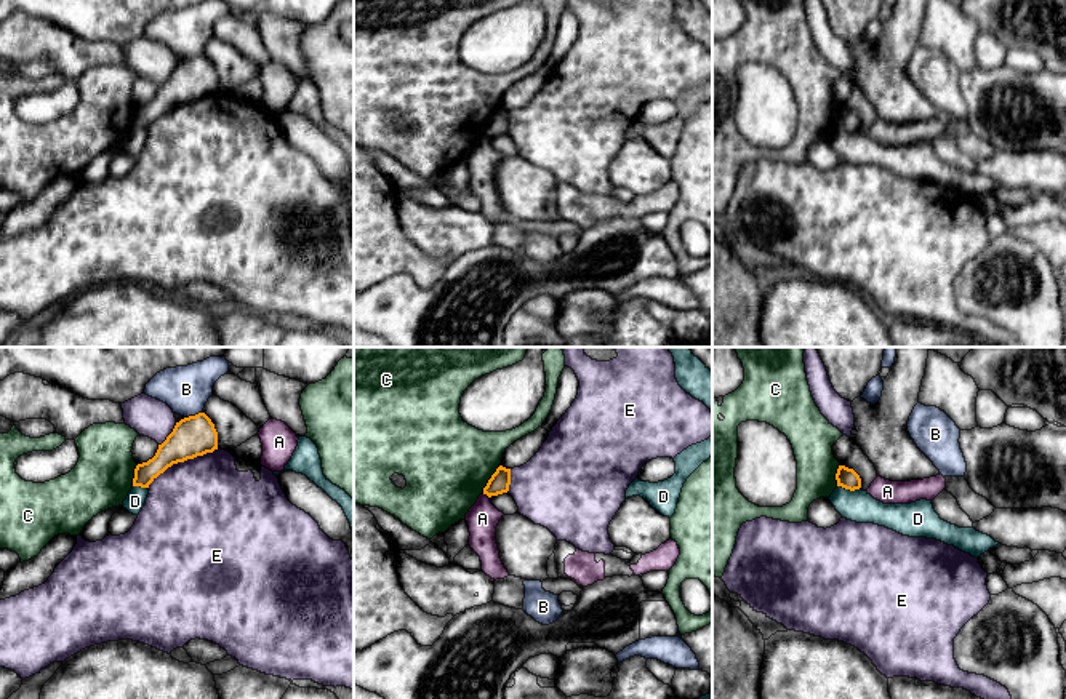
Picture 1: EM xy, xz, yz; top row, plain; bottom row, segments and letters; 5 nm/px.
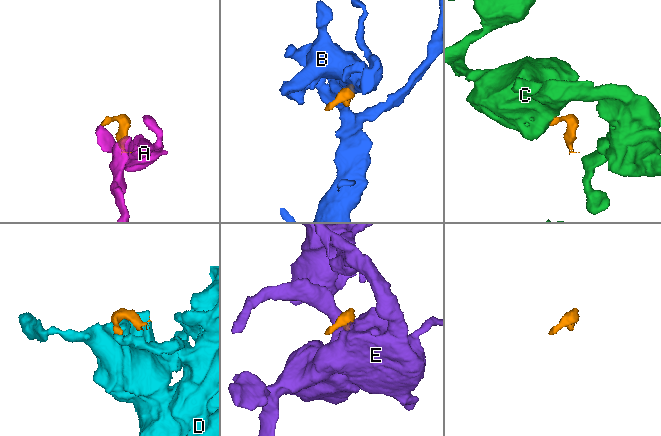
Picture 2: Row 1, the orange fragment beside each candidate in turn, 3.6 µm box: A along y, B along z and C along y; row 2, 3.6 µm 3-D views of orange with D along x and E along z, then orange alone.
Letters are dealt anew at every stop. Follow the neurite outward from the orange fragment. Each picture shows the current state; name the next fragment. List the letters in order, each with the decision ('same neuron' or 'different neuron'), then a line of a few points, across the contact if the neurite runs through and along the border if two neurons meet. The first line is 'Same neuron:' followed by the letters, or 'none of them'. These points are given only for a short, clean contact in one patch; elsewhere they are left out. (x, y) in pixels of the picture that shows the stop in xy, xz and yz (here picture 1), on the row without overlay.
Same neuron: none of them
A: different neuron
B: different neuron
C: different neuron; line xz (500, 107), (482, 133)
D: different neuron; line yz (837, 127), (847, 131), (858, 131)
E: different neuron

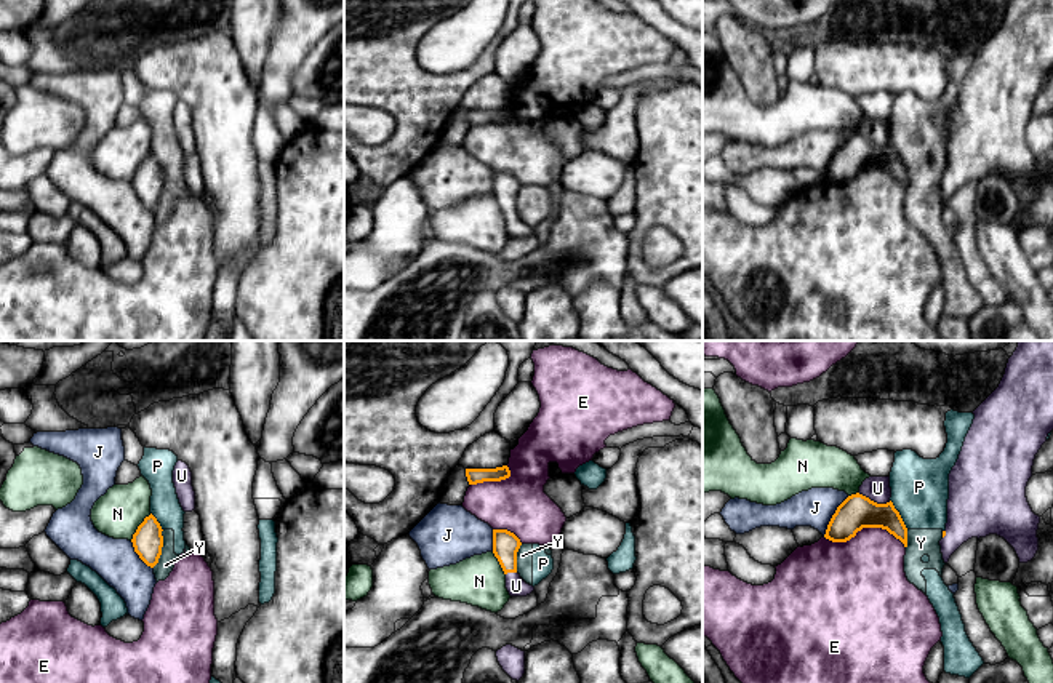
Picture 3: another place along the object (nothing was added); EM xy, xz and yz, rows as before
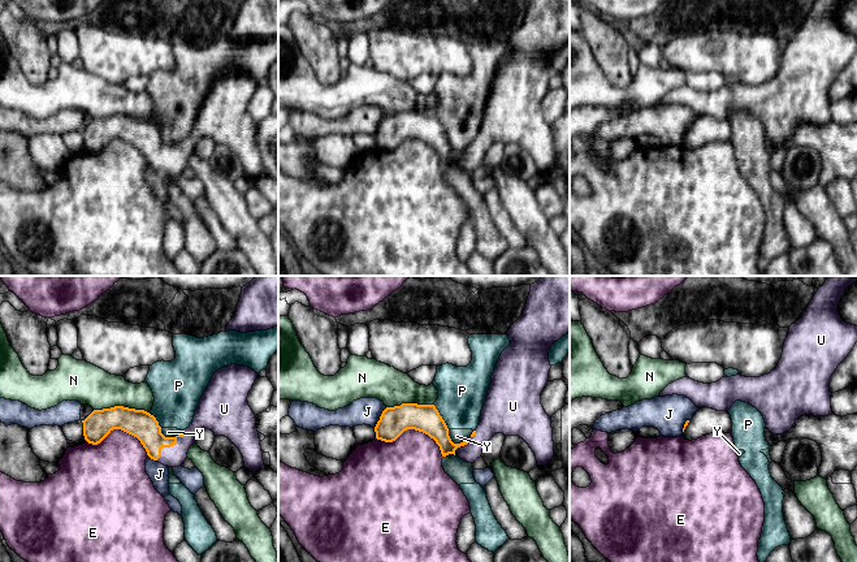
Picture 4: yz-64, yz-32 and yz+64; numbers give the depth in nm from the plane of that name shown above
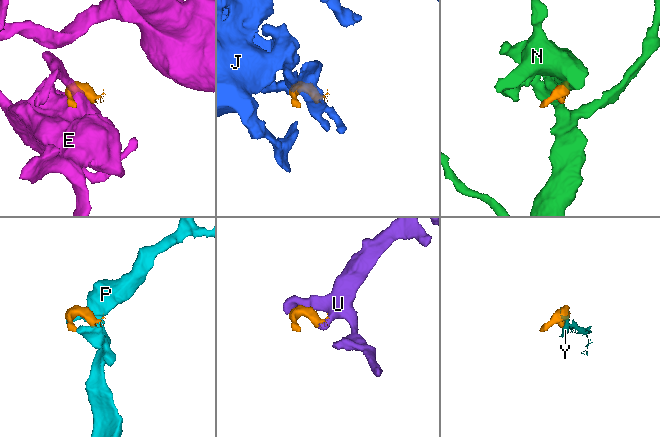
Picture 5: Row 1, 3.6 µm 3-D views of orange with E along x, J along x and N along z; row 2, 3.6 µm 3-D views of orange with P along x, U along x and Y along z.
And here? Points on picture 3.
Same neuron: U
E: different neuron
J: different neuron
N: different neuron
P: different neuron
U: same neuron
Y: different neuron; line xy (164, 171), (162, 195), (152, 208)

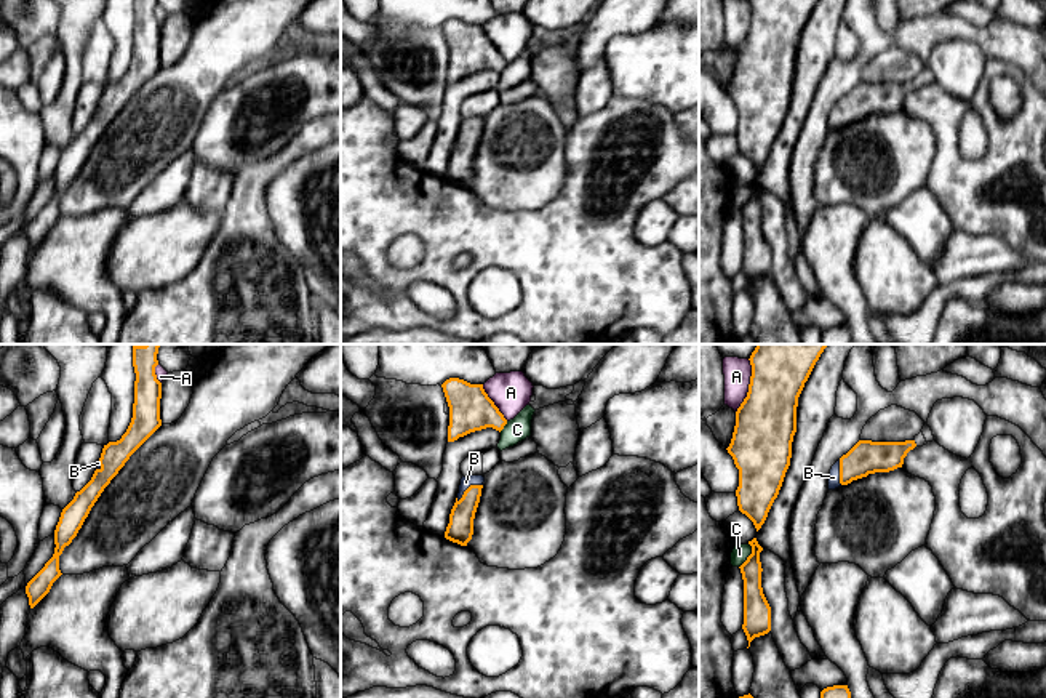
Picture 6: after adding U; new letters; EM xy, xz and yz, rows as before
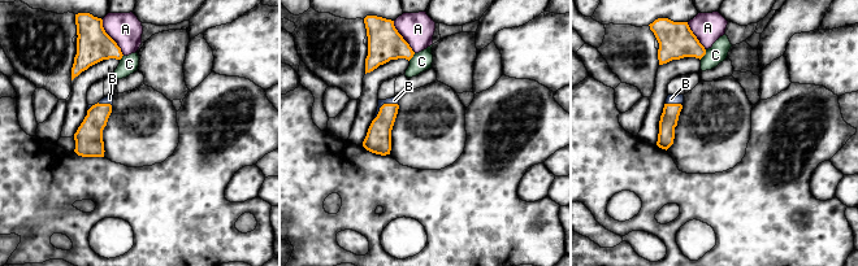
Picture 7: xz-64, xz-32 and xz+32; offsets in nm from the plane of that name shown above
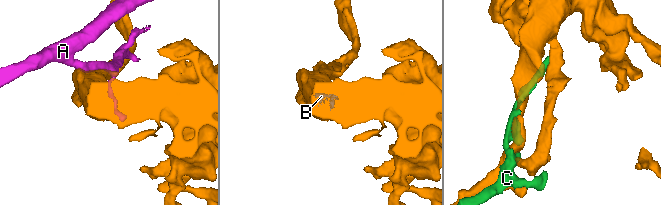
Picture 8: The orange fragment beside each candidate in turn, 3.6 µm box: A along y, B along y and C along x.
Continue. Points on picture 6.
Same neuron: B
A: different neuron
B: same neuron
C: different neuron

